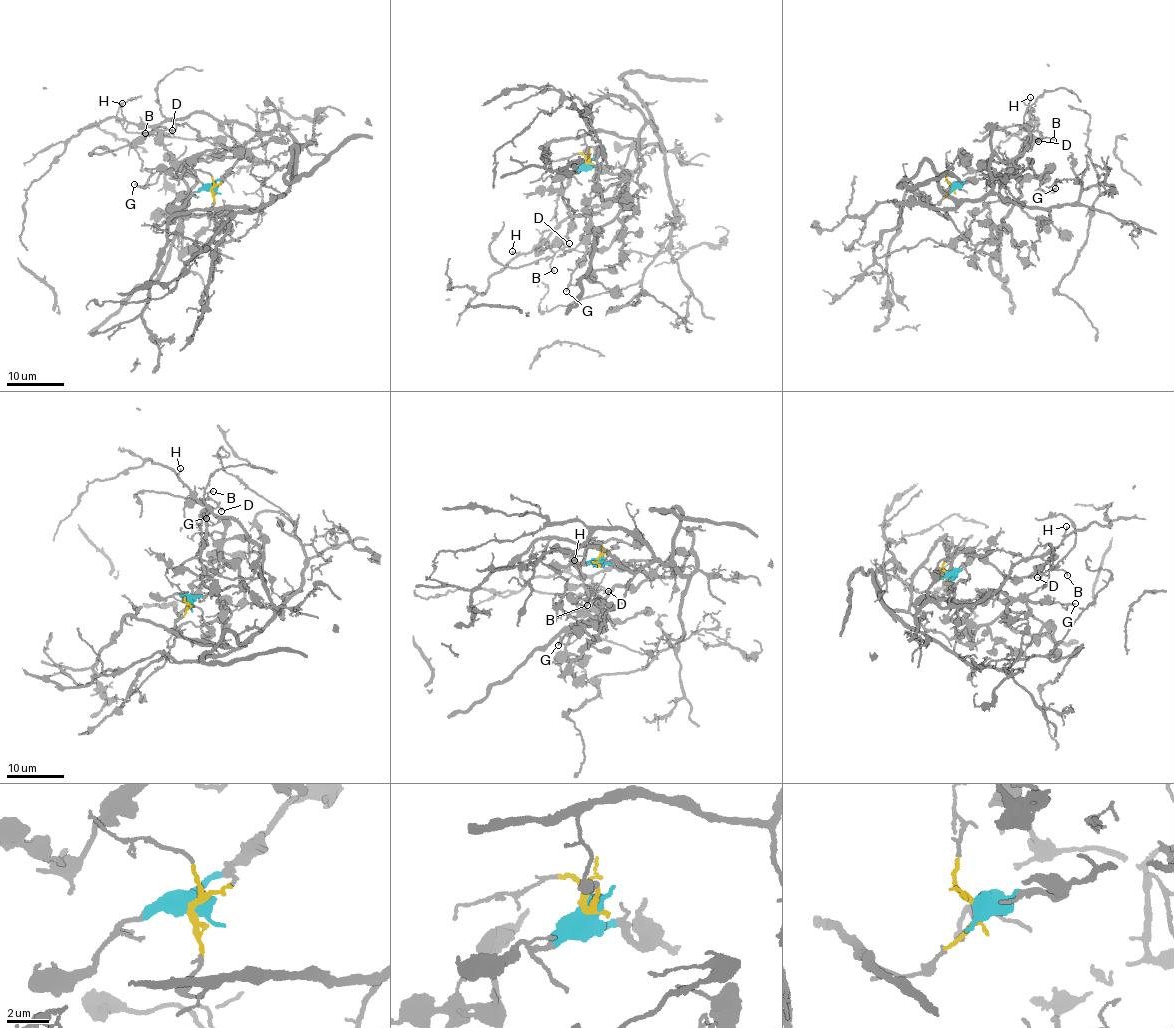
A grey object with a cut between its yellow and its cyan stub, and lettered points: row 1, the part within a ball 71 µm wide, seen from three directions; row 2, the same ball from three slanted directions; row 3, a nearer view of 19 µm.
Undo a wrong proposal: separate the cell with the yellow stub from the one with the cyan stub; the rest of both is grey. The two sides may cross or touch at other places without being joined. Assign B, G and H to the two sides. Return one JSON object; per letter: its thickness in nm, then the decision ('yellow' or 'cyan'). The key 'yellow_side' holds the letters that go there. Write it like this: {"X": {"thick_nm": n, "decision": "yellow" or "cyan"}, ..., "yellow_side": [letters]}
{"B": {"thick_nm": 100, "decision": "yellow"}, "G": {"thick_nm": 130, "decision": "cyan"}, "H": {"thick_nm": 100, "decision": "yellow"}, "yellow_side": ["B", "H"]}

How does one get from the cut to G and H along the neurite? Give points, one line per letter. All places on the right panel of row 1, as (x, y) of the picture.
G: (952, 185), (1010, 174), (1007, 170), (1019, 179), (1037, 176), (1039, 187), (1046, 192), (1055, 189)
H: (952, 185), (936, 204), (920, 200), (949, 219), (989, 191), (994, 156), (1026, 147), (1031, 97)

